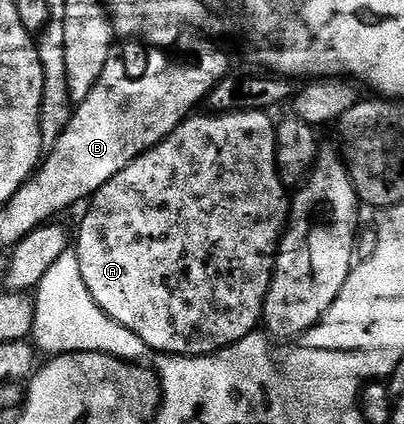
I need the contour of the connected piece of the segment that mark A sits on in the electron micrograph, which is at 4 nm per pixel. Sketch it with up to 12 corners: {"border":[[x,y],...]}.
{"border":[[266,110],[192,114],[86,204],[93,300],[155,352],[260,326]]}

